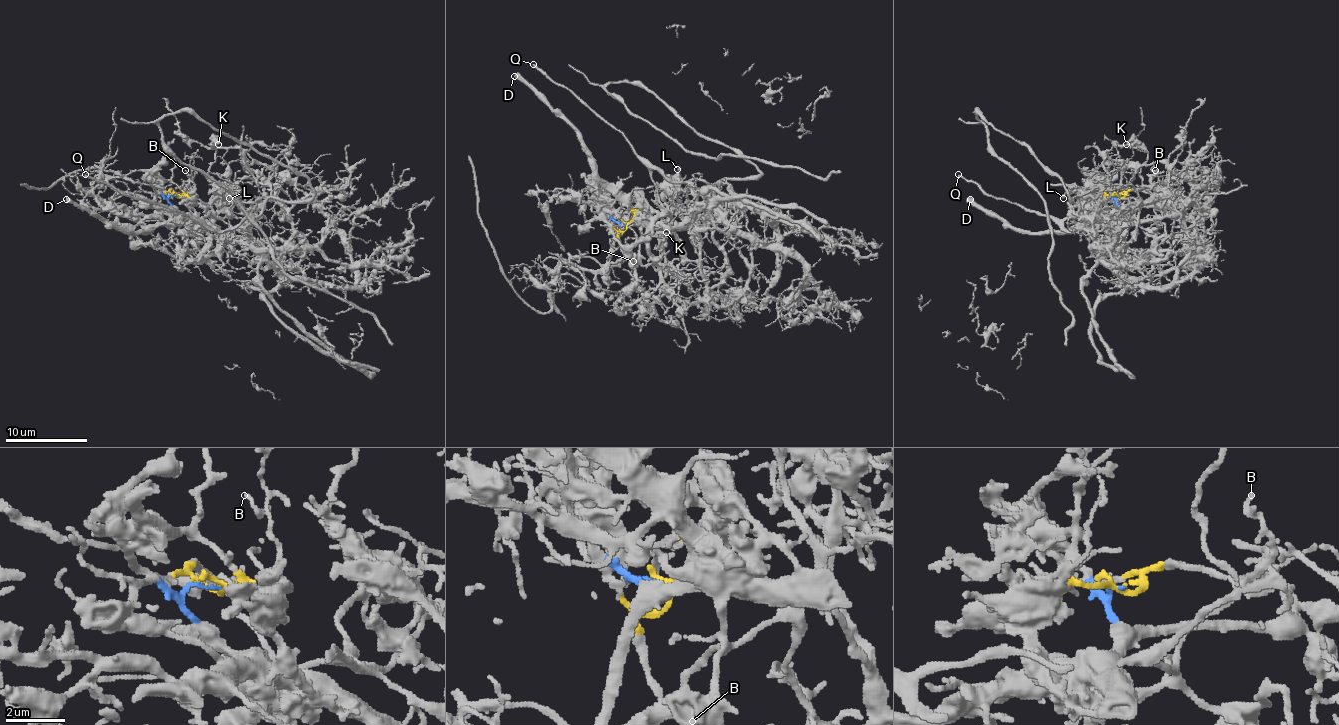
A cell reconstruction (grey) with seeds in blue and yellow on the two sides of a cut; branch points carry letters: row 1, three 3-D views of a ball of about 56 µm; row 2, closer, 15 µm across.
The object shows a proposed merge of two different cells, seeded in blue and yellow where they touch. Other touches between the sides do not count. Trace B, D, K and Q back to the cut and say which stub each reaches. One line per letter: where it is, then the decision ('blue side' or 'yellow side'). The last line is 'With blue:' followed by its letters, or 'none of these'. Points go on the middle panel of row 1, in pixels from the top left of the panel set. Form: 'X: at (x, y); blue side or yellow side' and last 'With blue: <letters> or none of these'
B: at (633, 261); yellow side
D: at (514, 76); blue side
K: at (666, 232); yellow side
Q: at (533, 64); yellow side
With blue: D

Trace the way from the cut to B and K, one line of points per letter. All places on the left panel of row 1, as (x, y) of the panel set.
B: (178, 196), (170, 190), (180, 194), (188, 186), (184, 170)
K: (178, 196), (170, 190), (196, 217), (213, 215), (211, 202), (217, 196), (207, 178), (219, 143)

